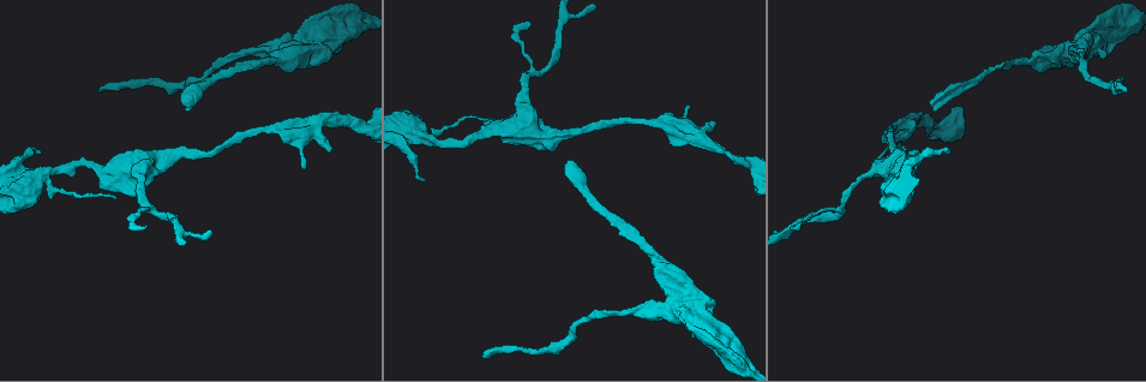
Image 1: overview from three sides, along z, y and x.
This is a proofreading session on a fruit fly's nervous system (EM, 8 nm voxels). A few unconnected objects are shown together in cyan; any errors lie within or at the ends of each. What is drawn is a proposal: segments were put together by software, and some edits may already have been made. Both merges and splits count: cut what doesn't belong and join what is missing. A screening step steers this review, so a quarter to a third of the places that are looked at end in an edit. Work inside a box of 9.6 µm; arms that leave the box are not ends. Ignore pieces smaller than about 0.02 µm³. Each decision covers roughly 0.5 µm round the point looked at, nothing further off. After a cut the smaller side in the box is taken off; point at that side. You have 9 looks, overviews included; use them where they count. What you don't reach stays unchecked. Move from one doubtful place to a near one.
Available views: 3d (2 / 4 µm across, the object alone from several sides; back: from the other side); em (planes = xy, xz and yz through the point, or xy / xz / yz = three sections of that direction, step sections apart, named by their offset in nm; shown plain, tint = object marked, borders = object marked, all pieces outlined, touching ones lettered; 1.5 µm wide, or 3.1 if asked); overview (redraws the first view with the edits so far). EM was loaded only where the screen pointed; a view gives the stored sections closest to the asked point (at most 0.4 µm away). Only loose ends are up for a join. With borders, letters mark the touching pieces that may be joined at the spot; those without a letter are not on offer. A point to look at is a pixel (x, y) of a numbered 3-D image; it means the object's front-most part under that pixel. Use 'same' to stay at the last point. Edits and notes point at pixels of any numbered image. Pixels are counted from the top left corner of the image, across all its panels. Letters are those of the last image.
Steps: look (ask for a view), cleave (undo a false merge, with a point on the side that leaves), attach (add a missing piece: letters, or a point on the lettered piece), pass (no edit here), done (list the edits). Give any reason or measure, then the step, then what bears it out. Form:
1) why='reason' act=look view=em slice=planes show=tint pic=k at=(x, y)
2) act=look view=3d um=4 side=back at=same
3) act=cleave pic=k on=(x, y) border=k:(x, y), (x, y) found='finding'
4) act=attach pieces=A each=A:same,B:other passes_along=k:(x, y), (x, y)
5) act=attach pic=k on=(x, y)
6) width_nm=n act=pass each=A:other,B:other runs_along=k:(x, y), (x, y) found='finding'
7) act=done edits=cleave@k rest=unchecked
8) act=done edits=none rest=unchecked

act=look view=3d um=4 pic=1 at=(280, 127)

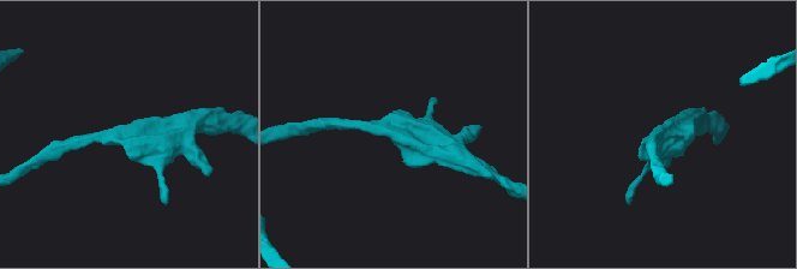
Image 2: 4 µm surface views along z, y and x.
why='need the tissue' act=look view=em slice=yz step=8 show=borders pic=2 at=(398, 136)

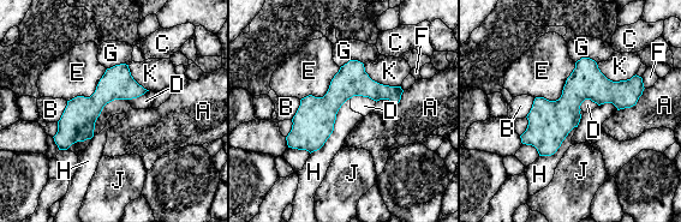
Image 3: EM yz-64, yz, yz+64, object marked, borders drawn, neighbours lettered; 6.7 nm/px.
act=pass each=A:other,B:other,C:other,D:other,E:other,F:other,G:other,H:other,J:other,K:other runs_along=3:(639, 80), (585, 91), (551, 148) found='one cell here'

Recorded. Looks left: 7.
why='abrupt turn' act=look view=em slice=xz step=4 show=borders pic=1 at=(38, 182)

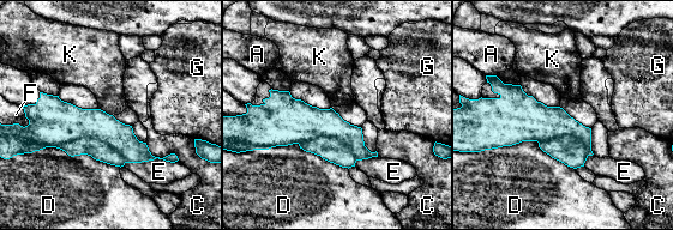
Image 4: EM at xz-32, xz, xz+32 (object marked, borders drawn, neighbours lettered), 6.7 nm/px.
act=cleave pic=4 on=(98, 150) each=A:other,C:other,D:other,E:other,F:other,G:other,K:other part_leaving=4:(65, 147), (95, 147), (121, 162) found='two cells meet here'

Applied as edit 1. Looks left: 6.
act=done edits=cleave@4 rest=unchecked

